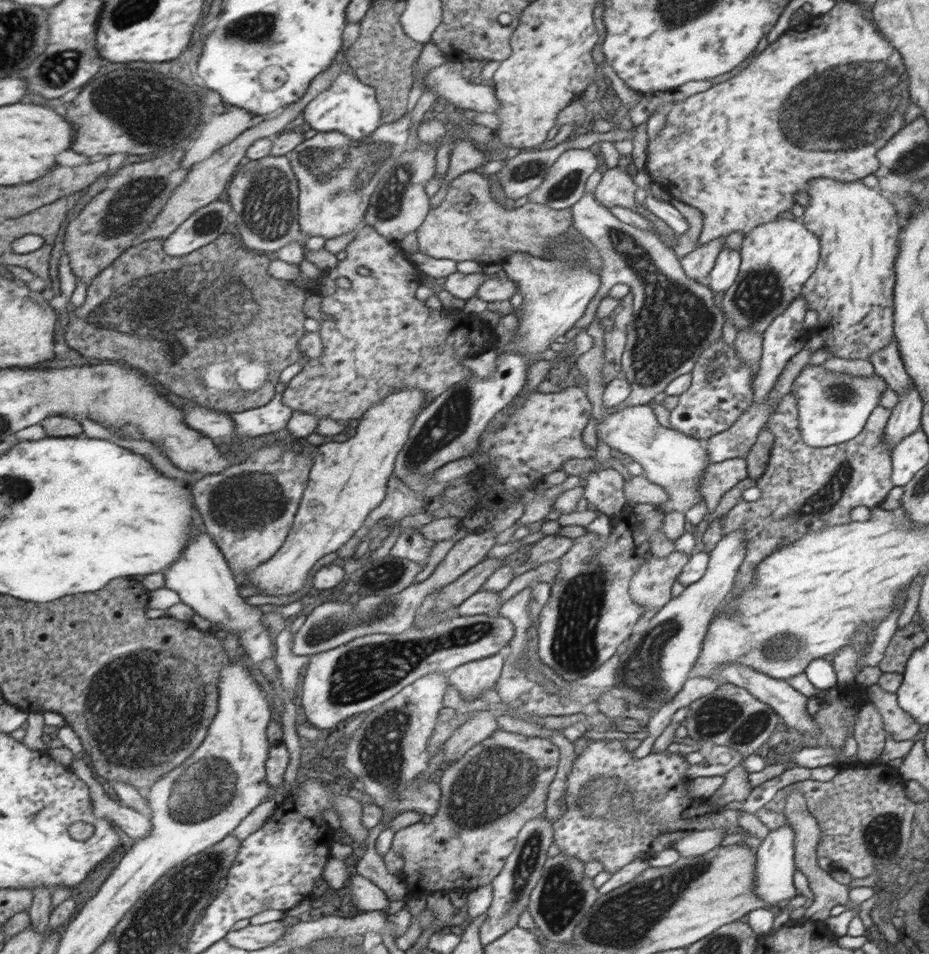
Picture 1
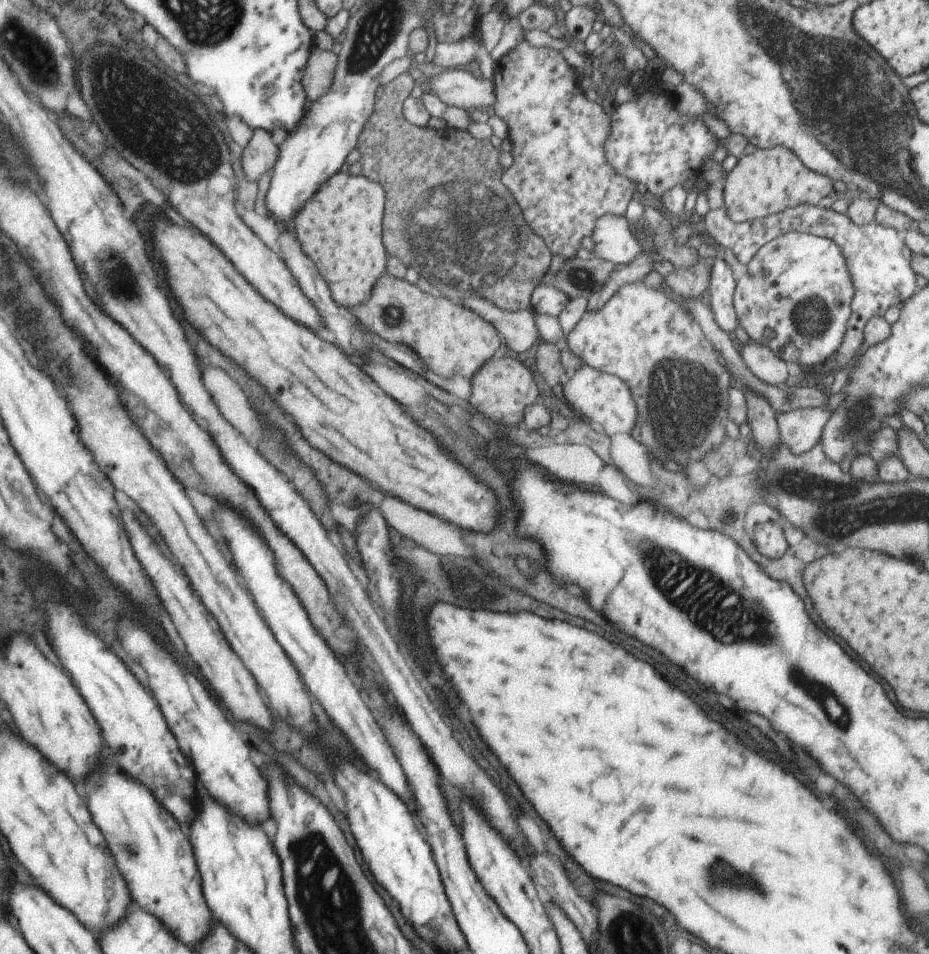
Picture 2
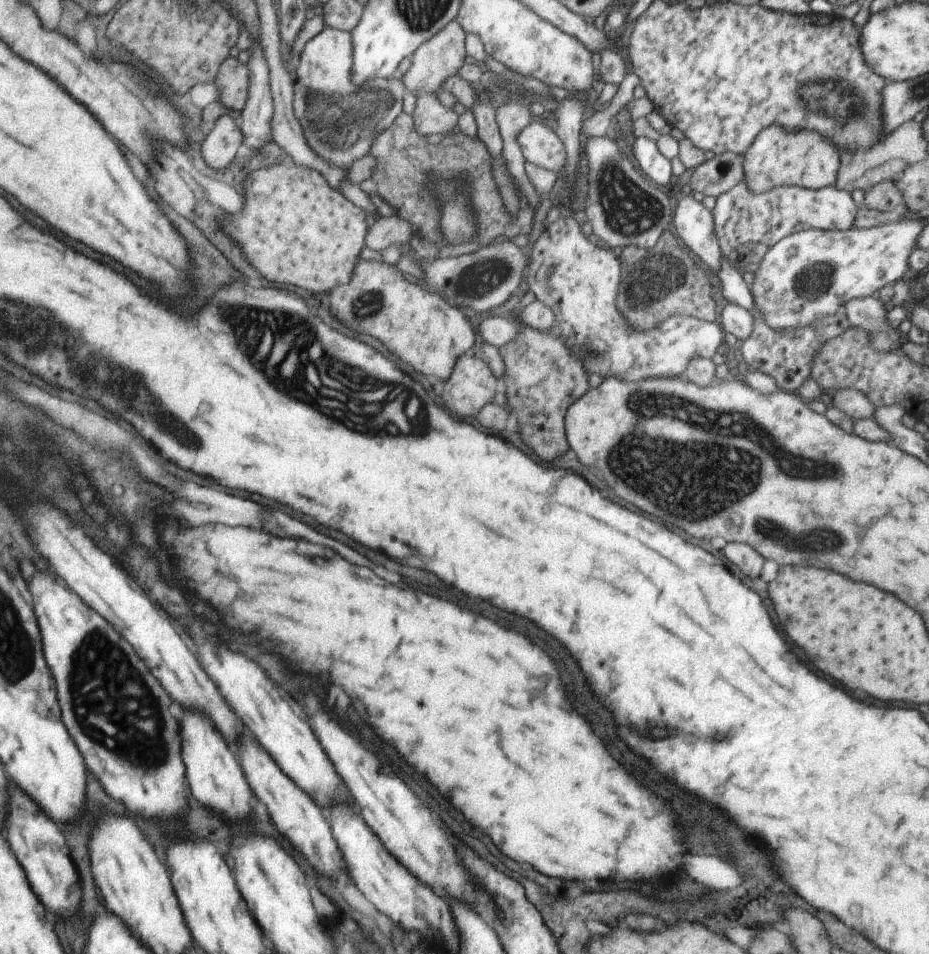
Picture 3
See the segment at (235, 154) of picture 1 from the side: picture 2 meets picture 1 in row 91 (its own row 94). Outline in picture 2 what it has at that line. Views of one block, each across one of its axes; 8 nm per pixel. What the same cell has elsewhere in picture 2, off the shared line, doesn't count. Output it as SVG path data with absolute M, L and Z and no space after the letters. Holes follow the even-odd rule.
M314 48L303 76L303 88L307 92L307 100L311 103L319 100L321 94L327 94L331 90L337 71L339 55L335 52L323 51L327 50Z

